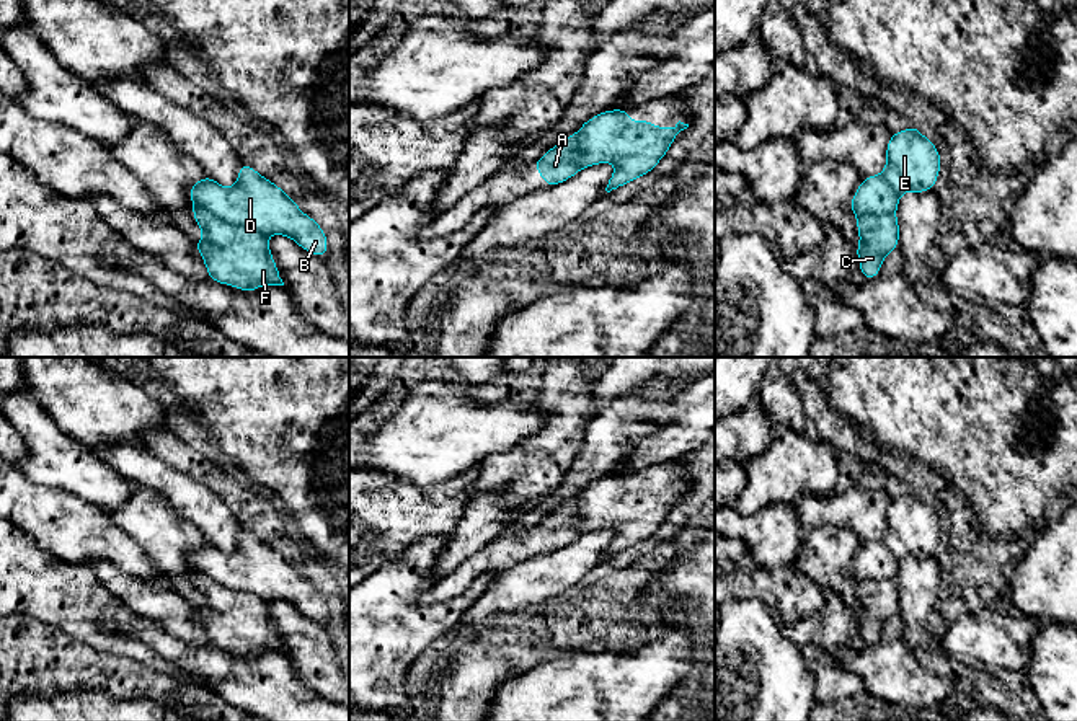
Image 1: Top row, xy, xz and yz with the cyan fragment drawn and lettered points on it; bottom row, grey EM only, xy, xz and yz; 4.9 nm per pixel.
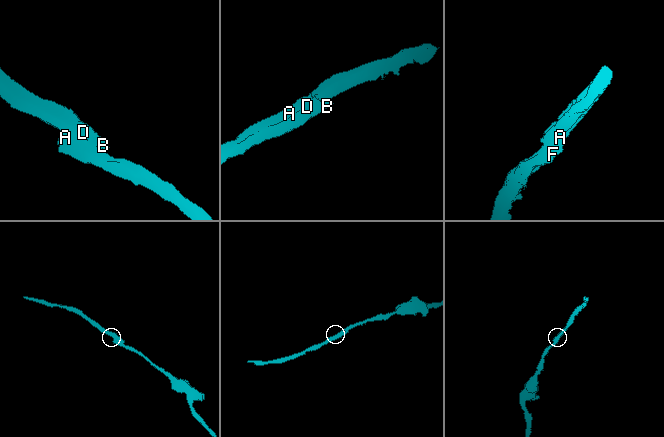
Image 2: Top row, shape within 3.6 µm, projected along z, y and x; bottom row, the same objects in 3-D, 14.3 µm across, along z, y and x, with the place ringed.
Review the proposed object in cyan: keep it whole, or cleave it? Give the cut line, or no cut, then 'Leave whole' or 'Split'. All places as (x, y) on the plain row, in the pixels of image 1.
Split along xy (195, 571), (235, 591), (253, 592), (265, 601). Split

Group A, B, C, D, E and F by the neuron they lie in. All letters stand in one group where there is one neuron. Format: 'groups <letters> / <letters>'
groups A C F / B D E

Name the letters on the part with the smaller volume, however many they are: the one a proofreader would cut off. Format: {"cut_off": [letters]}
{"cut_off": ["B", "D", "E"]}

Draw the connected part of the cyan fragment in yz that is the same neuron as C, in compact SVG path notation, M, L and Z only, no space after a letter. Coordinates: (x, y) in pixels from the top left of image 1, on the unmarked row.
M865 579L857 582L860 608L855 613L863 646L880 639L883 625L899 608L899 589L896 579Z

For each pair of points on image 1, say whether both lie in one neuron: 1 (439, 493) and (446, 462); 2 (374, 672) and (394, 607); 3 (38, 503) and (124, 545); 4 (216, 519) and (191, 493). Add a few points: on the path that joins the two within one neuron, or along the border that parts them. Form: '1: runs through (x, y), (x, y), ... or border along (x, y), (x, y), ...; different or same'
1: border along (475, 464), (438, 483), (418, 486), (403, 482); different
2: runs through (367, 656), (367, 633), (377, 623); same
3: runs through (59, 504), (70, 509), (93, 532), (103, 532); same
4: runs through (209, 513), (196, 499); same

